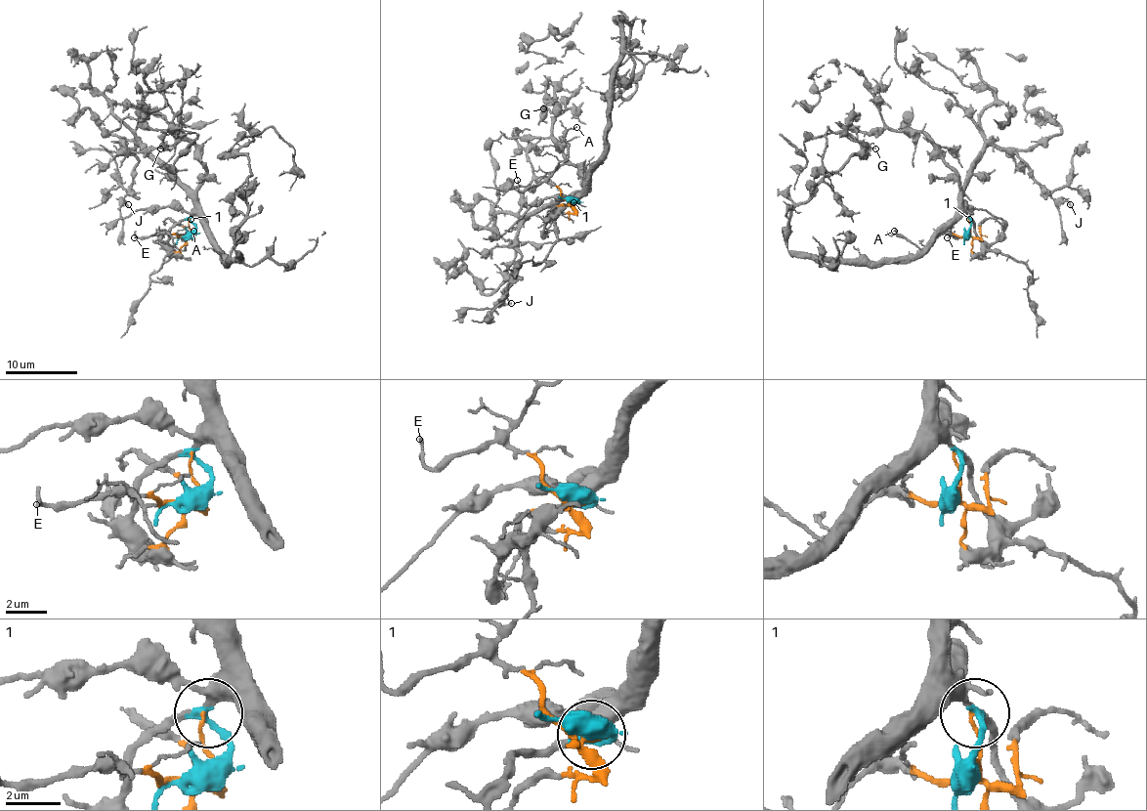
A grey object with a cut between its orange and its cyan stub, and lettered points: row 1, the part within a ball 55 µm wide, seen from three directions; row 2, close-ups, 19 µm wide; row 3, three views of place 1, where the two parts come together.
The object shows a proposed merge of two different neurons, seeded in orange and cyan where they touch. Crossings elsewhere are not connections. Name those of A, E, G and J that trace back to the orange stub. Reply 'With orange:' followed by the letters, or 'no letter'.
With orange: A, E

